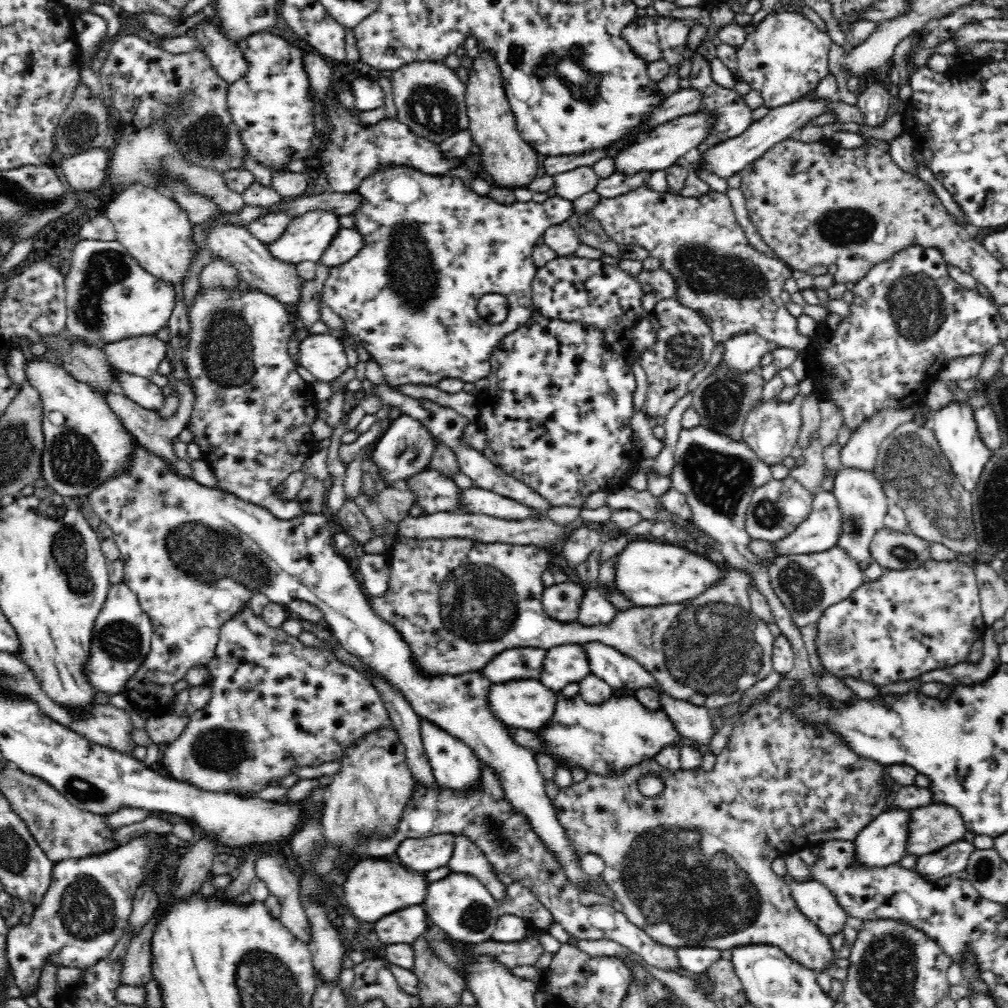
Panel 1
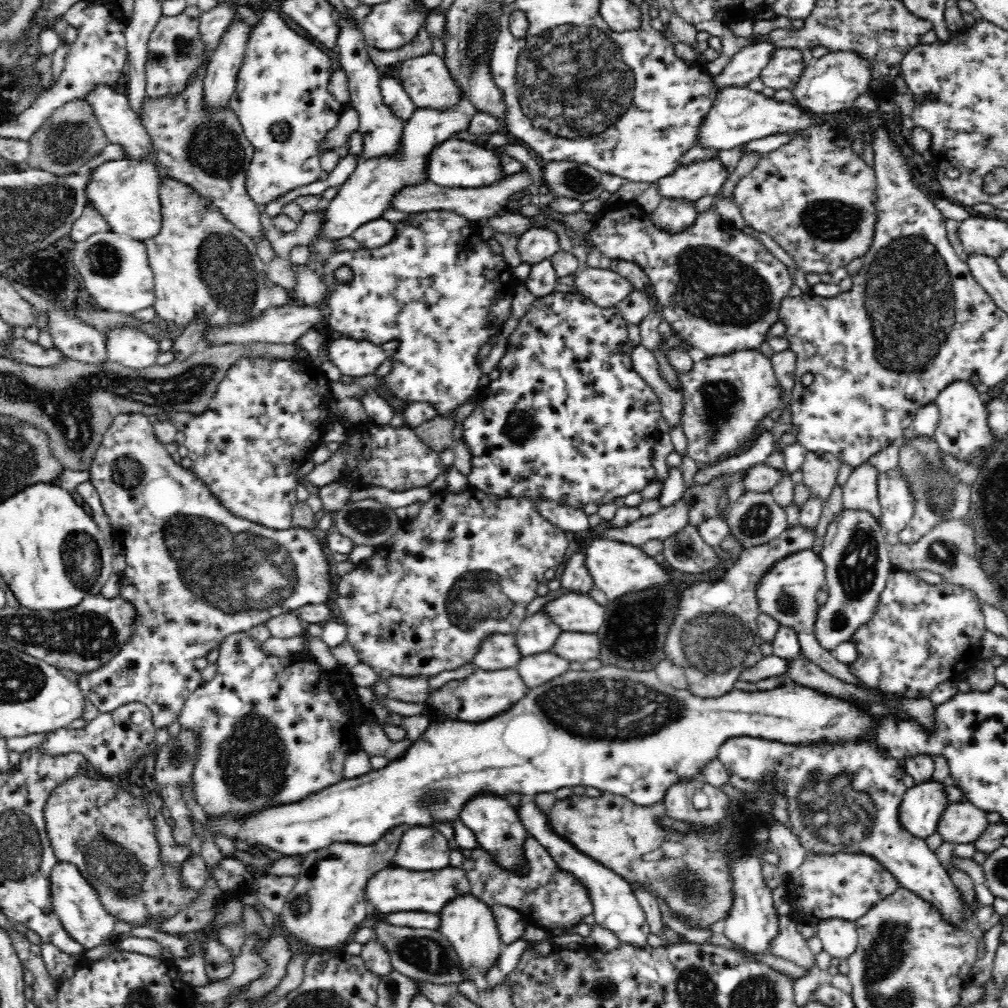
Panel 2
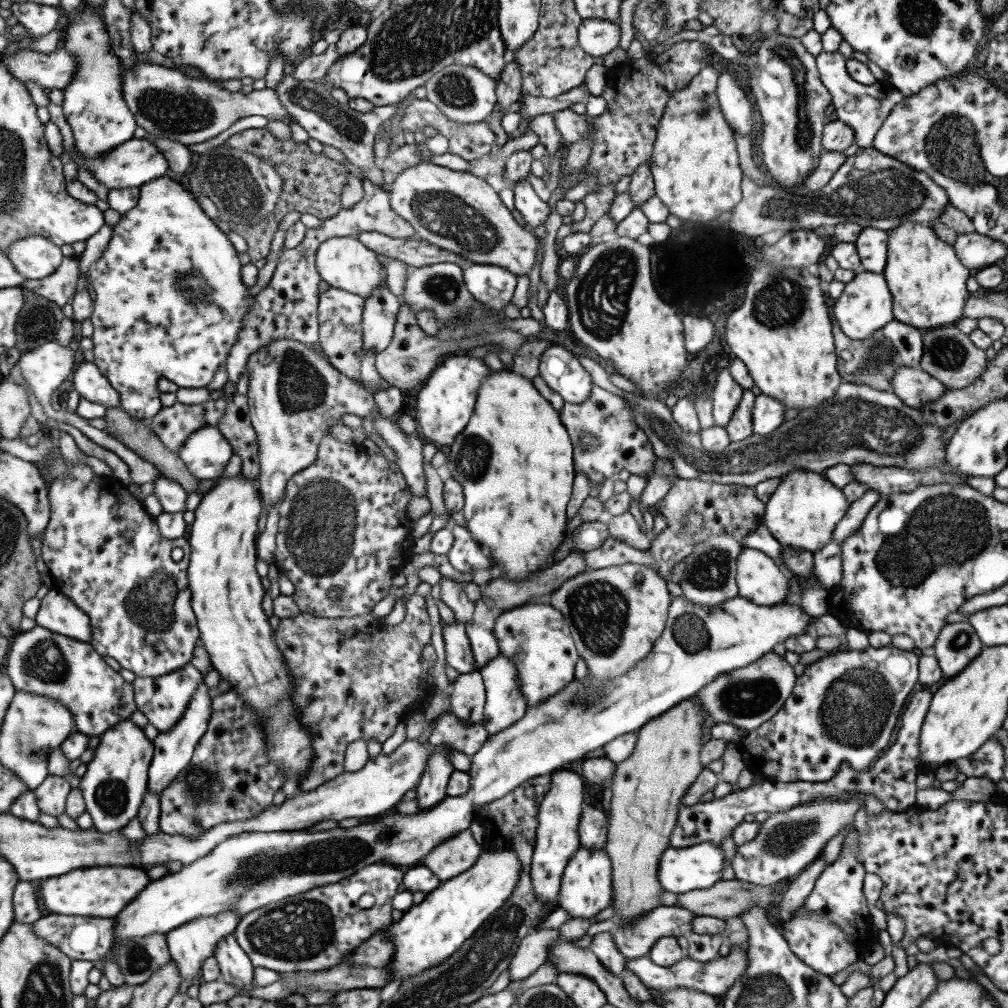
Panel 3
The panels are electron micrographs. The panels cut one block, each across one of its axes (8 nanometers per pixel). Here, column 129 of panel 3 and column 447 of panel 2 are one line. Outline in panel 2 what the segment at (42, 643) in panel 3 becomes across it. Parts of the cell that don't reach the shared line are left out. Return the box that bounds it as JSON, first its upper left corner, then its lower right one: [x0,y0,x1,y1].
[428,668,529,723]

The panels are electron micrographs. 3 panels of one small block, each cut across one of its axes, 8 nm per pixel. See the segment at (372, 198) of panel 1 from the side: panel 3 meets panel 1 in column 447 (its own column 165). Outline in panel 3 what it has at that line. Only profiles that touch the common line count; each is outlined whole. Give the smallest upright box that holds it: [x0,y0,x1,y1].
[86,175,255,421]

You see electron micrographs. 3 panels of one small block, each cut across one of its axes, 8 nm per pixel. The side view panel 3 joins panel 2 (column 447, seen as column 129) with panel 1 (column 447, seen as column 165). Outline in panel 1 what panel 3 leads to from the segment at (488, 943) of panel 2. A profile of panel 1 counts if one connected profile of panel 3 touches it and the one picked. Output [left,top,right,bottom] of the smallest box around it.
[423,873,502,946]

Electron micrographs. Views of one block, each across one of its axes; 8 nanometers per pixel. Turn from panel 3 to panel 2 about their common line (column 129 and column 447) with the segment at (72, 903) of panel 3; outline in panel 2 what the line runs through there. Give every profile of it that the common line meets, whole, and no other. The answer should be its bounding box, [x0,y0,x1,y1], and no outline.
[365,866,470,914]

